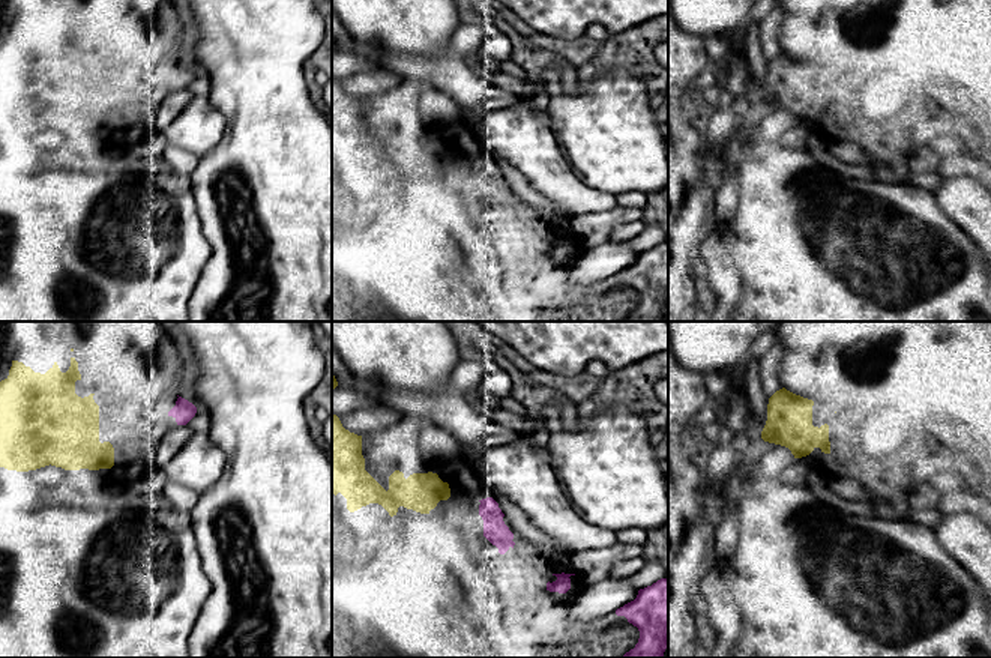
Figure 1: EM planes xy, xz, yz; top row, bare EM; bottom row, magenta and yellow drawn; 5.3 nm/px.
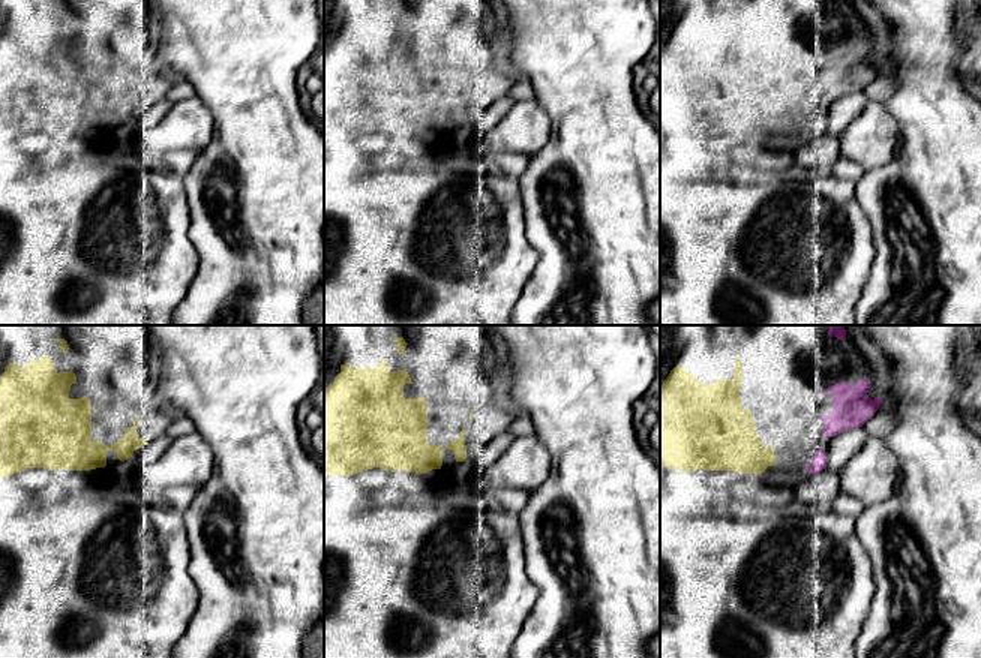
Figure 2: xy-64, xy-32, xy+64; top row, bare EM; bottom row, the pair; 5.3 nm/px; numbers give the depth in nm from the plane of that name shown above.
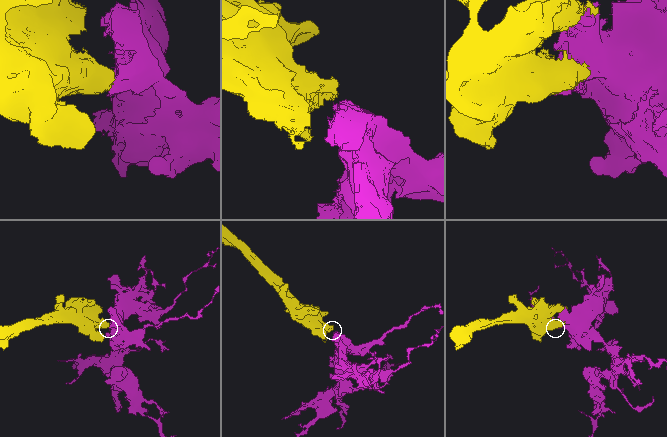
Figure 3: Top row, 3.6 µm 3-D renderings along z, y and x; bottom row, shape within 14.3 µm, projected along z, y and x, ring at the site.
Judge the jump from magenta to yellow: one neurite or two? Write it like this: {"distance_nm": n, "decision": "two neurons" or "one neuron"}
{"distance_nm": 160, "decision": "one neuron"}

